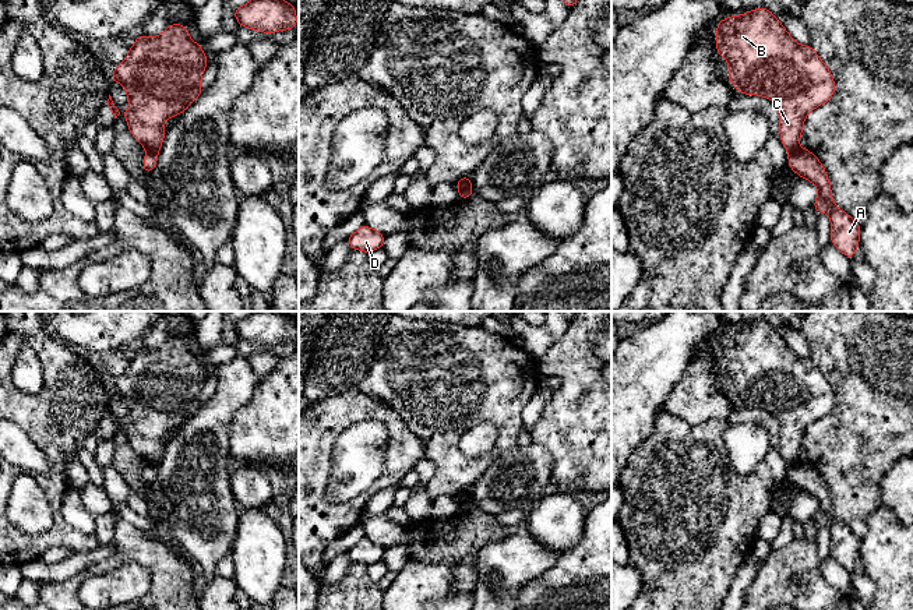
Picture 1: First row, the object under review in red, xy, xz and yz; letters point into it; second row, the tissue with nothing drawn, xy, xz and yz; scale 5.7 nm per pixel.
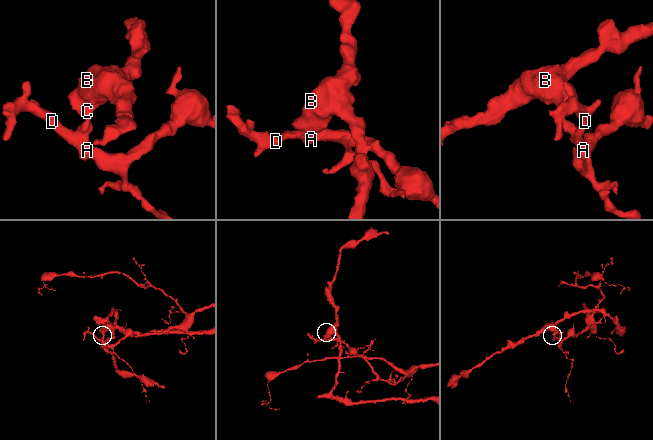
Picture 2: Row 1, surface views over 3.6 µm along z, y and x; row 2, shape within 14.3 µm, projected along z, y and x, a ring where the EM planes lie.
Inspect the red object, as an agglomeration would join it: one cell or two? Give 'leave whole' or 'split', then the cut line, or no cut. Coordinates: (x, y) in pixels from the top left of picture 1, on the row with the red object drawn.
split | yz (799, 148), (789, 154)

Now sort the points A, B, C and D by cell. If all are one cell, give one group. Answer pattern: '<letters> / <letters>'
A D / B C

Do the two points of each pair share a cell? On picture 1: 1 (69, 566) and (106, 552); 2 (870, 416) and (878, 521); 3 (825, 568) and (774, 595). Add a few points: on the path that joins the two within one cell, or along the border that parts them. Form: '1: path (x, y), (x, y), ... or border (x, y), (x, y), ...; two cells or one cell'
1: path (78, 561), (97, 556); one cell
2: border (881, 506), (867, 517), (867, 532), (862, 538); two cells
3: border (818, 561), (821, 577), (842, 595); two cells

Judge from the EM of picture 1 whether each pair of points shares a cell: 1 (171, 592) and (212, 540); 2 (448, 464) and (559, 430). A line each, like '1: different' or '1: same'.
1: different
2: different

